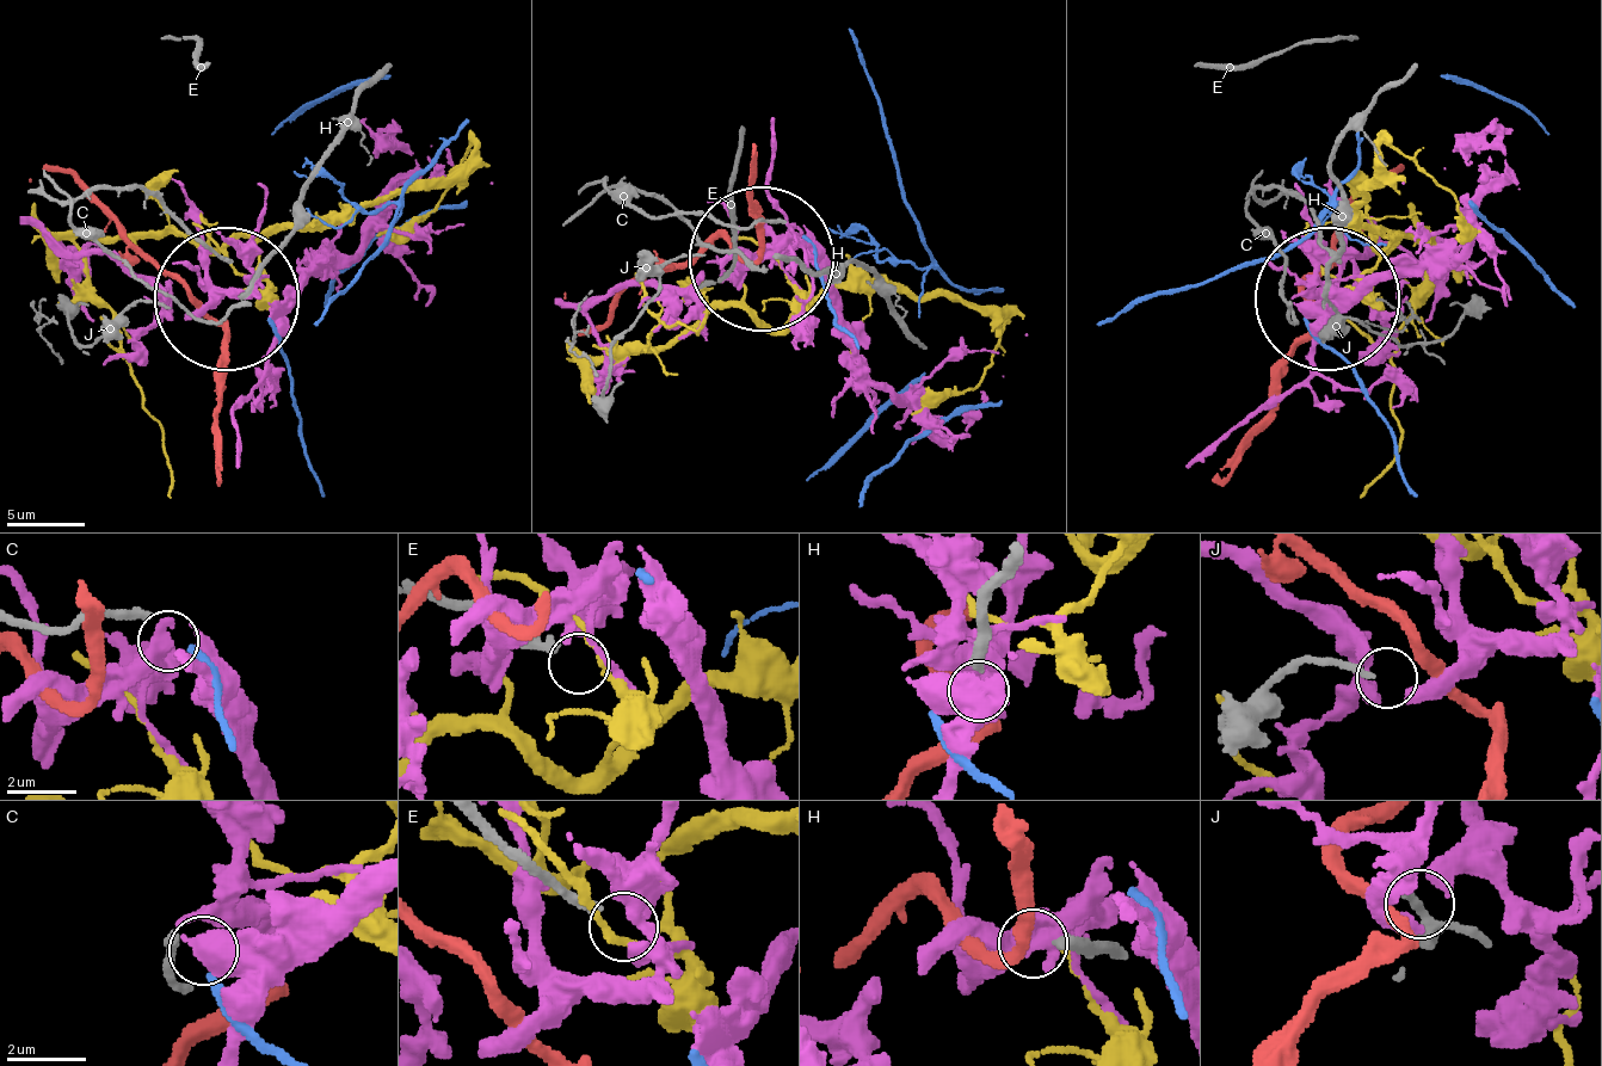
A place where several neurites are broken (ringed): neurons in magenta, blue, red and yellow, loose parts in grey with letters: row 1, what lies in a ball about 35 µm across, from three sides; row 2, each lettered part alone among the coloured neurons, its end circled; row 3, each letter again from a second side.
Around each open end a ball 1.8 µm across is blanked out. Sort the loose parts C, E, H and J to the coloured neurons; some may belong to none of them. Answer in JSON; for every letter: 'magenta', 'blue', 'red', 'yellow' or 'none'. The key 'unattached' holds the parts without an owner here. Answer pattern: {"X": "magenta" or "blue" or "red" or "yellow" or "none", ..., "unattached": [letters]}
{"C": "blue", "E": "none", "H": "red", "J": "none", "unattached": ["E", "J"]}

